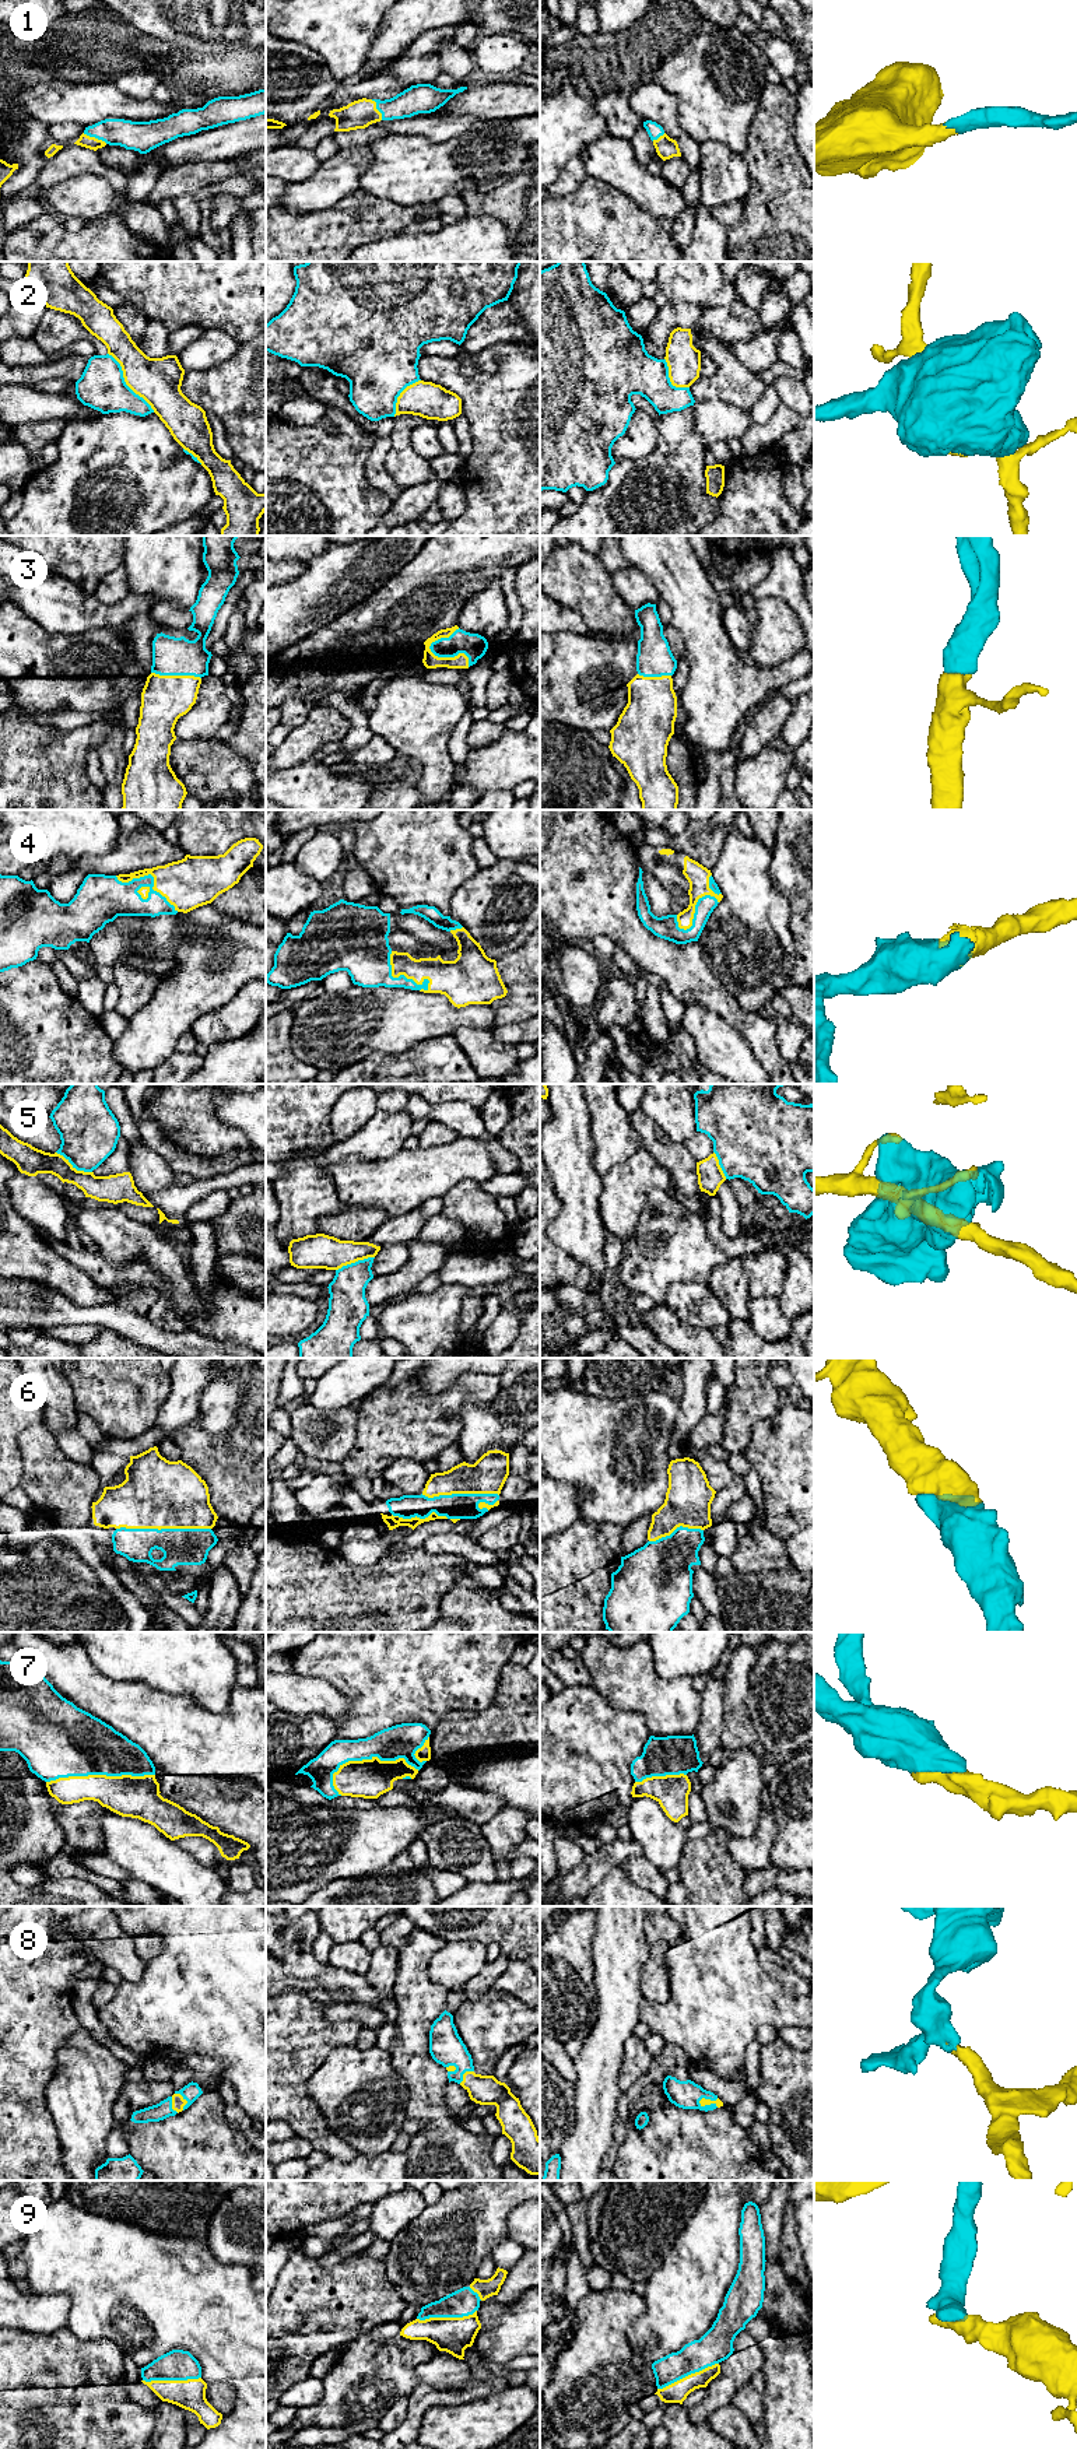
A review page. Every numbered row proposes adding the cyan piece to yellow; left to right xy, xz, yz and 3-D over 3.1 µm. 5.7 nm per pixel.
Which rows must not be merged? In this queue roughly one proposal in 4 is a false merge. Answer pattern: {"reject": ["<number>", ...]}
{"reject": ["2", "5"]}

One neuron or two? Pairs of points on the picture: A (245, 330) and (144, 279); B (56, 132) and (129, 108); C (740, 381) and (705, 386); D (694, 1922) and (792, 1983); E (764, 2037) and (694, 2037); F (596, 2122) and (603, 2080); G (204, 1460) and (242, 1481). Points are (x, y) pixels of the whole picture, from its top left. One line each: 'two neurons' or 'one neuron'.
A: one neuron
B: two neurons
C: one neuron
D: two neurons
E: two neurons
F: one neuron
G: one neuron

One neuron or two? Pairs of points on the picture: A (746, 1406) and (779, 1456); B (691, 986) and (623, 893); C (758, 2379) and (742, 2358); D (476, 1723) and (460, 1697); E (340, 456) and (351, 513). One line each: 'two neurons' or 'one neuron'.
A: two neurons
B: one neuron
C: two neurons
D: two neurons
E: one neuron

